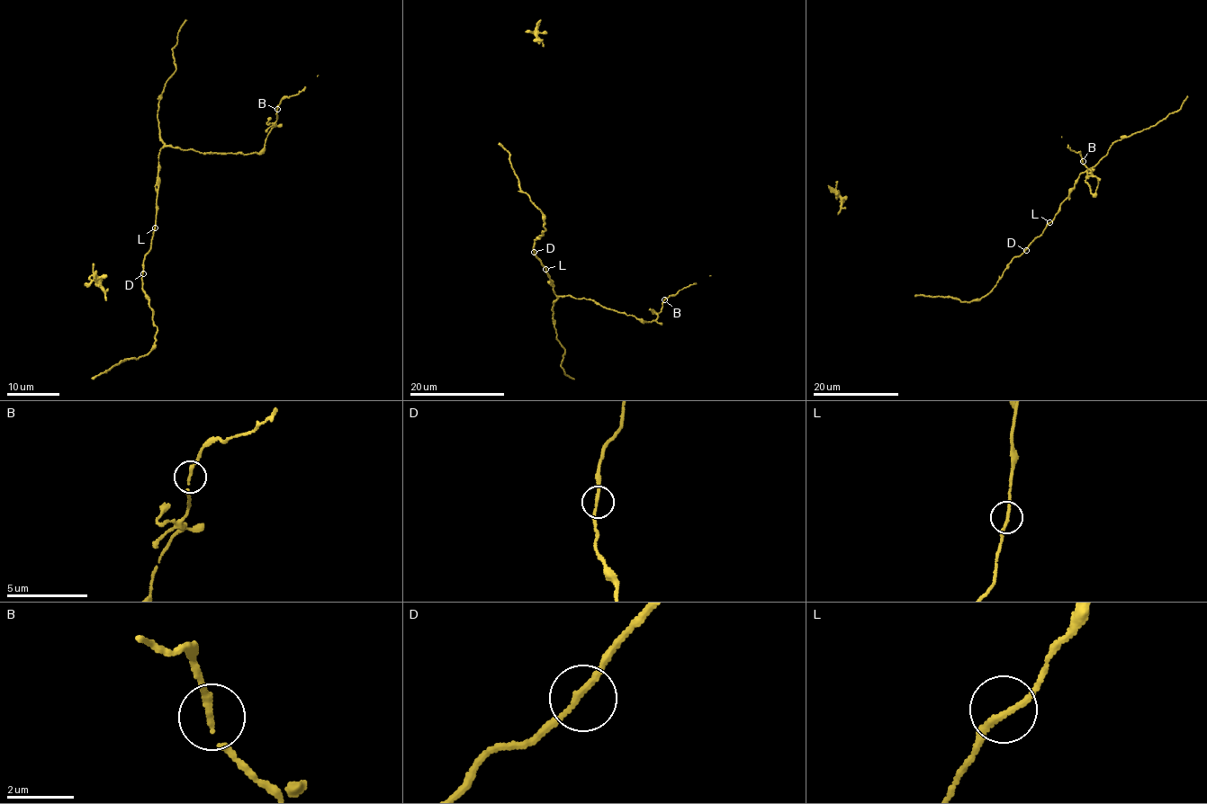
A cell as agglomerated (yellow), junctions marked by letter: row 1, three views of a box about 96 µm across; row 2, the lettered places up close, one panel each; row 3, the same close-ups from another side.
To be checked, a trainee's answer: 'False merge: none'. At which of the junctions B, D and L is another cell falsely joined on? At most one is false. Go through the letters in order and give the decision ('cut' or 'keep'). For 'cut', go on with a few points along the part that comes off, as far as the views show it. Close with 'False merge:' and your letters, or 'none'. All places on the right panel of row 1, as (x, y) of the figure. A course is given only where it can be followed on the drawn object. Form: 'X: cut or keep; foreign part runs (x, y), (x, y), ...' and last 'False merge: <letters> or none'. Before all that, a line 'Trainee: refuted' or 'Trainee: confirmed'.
Trainee: confirmed
B: keep
D: keep
L: keep
False merge: none

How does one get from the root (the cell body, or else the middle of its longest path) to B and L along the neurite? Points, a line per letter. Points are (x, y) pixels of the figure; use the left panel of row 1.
B: (142, 273), (154, 230), (159, 151), (164, 146), (201, 153), (258, 153), (275, 125), (277, 109)
L: (142, 273), (145, 254), (149, 250), (155, 227)

